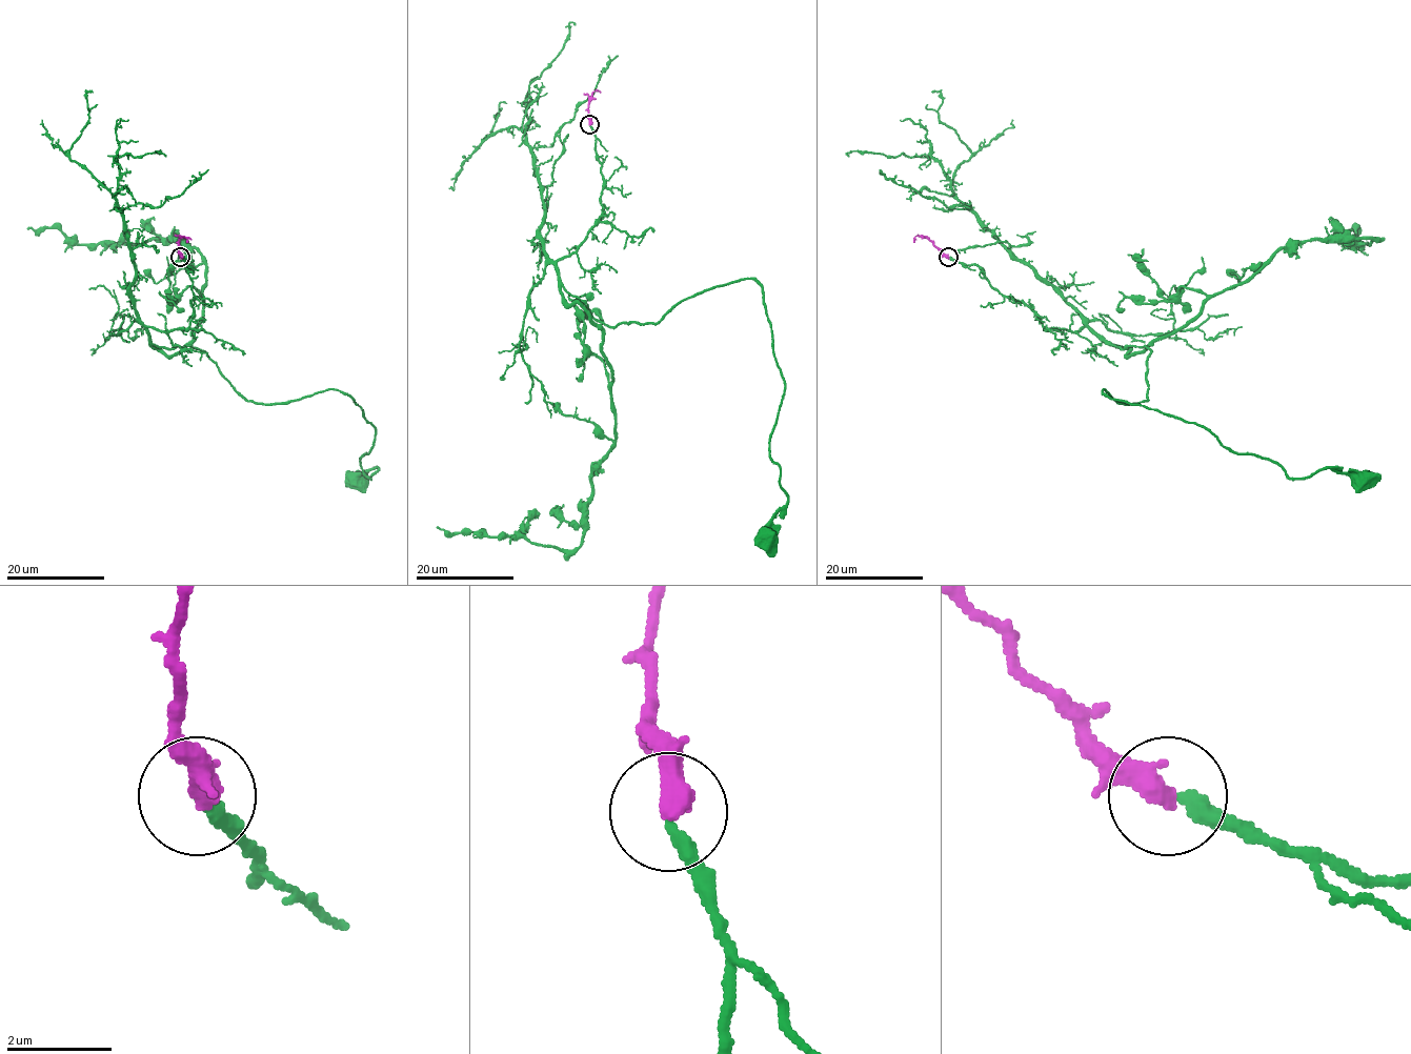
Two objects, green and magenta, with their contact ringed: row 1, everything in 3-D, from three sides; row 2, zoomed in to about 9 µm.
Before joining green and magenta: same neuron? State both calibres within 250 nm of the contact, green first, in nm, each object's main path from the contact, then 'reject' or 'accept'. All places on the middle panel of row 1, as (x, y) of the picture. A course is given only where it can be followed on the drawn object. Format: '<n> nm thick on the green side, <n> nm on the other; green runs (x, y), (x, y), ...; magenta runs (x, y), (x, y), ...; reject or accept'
280 nm thick on the green side, 480 nm on the other; green runs (590, 125), (602, 215), (557, 266), (595, 319), (656, 324), (740, 280), (762, 288), (787, 503), (768, 539); magenta runs (590, 124), (589, 103), (592, 92), (598, 89); accept

